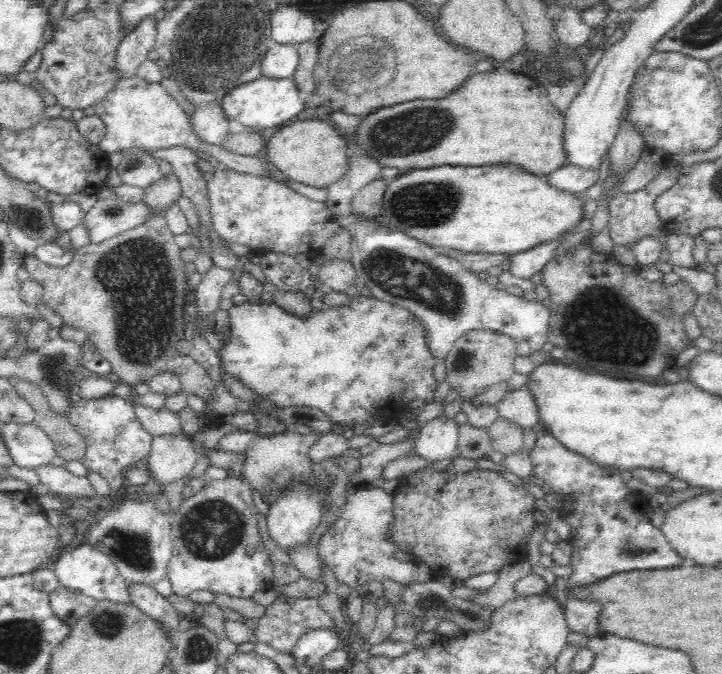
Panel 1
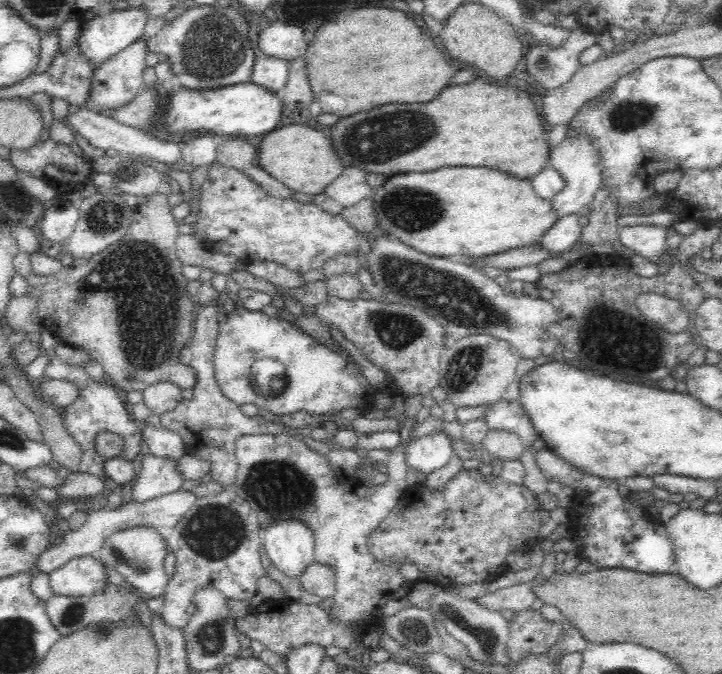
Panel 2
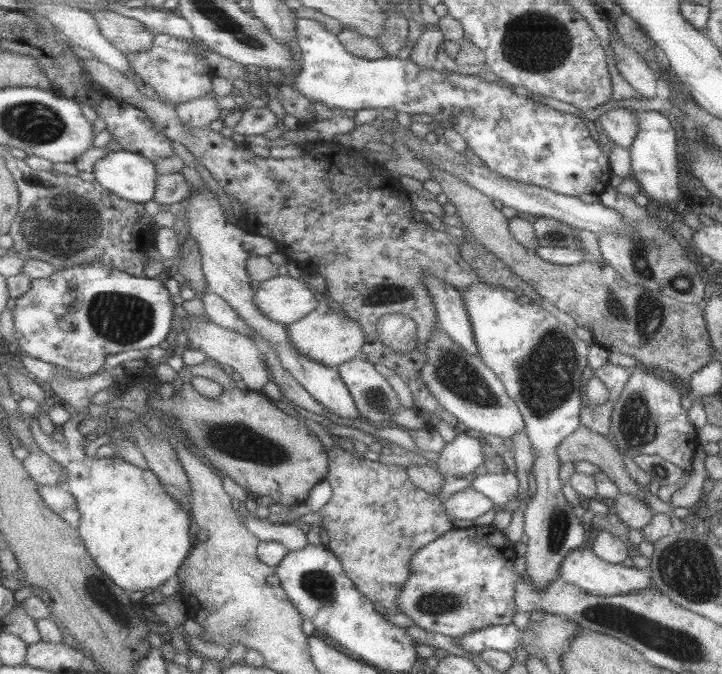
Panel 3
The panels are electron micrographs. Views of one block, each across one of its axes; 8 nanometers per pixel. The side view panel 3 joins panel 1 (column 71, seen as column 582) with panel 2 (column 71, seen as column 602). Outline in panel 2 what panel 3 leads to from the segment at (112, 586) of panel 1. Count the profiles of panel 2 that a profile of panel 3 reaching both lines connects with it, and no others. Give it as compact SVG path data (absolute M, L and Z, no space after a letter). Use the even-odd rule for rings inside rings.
M92 555L74 557L47 575L52 594L61 599L99 594L107 584L102 564Z

